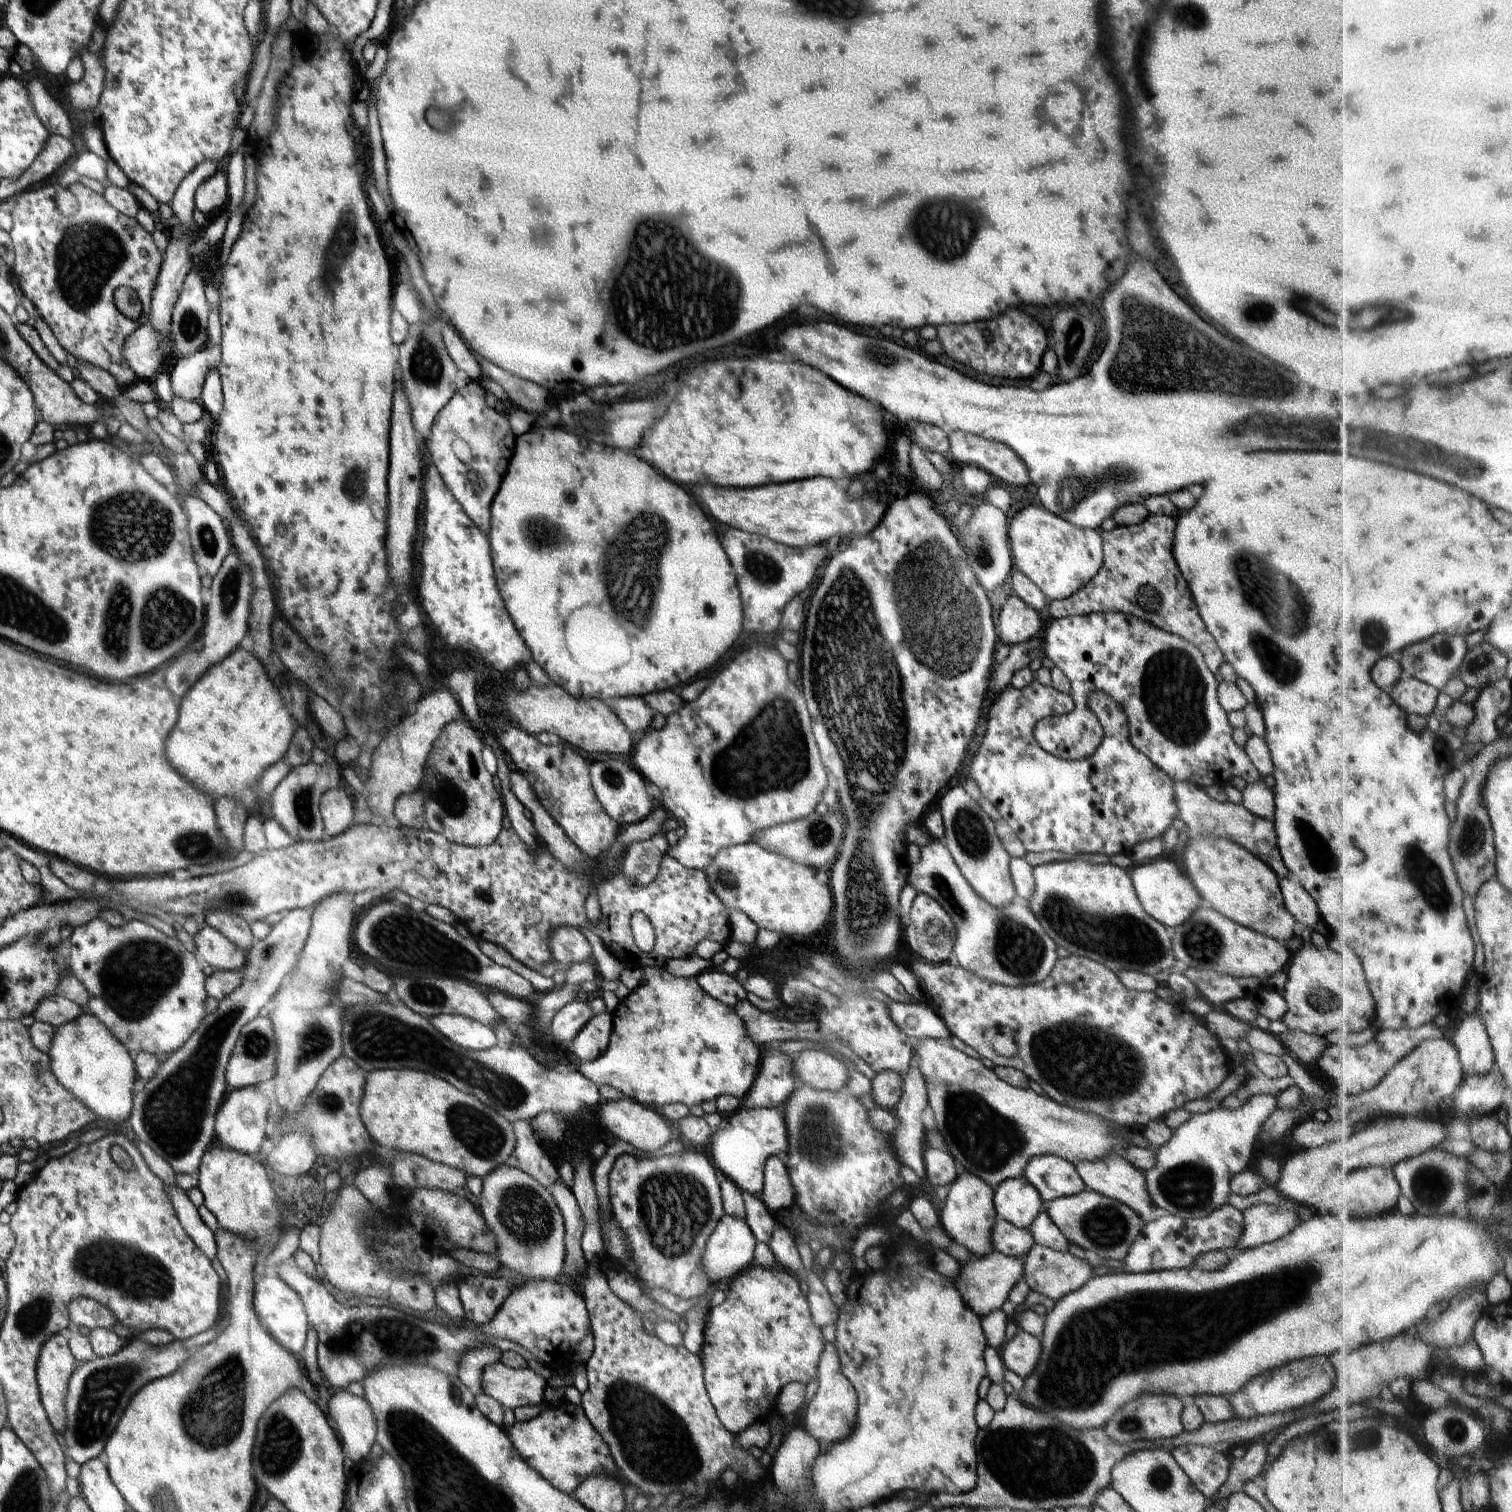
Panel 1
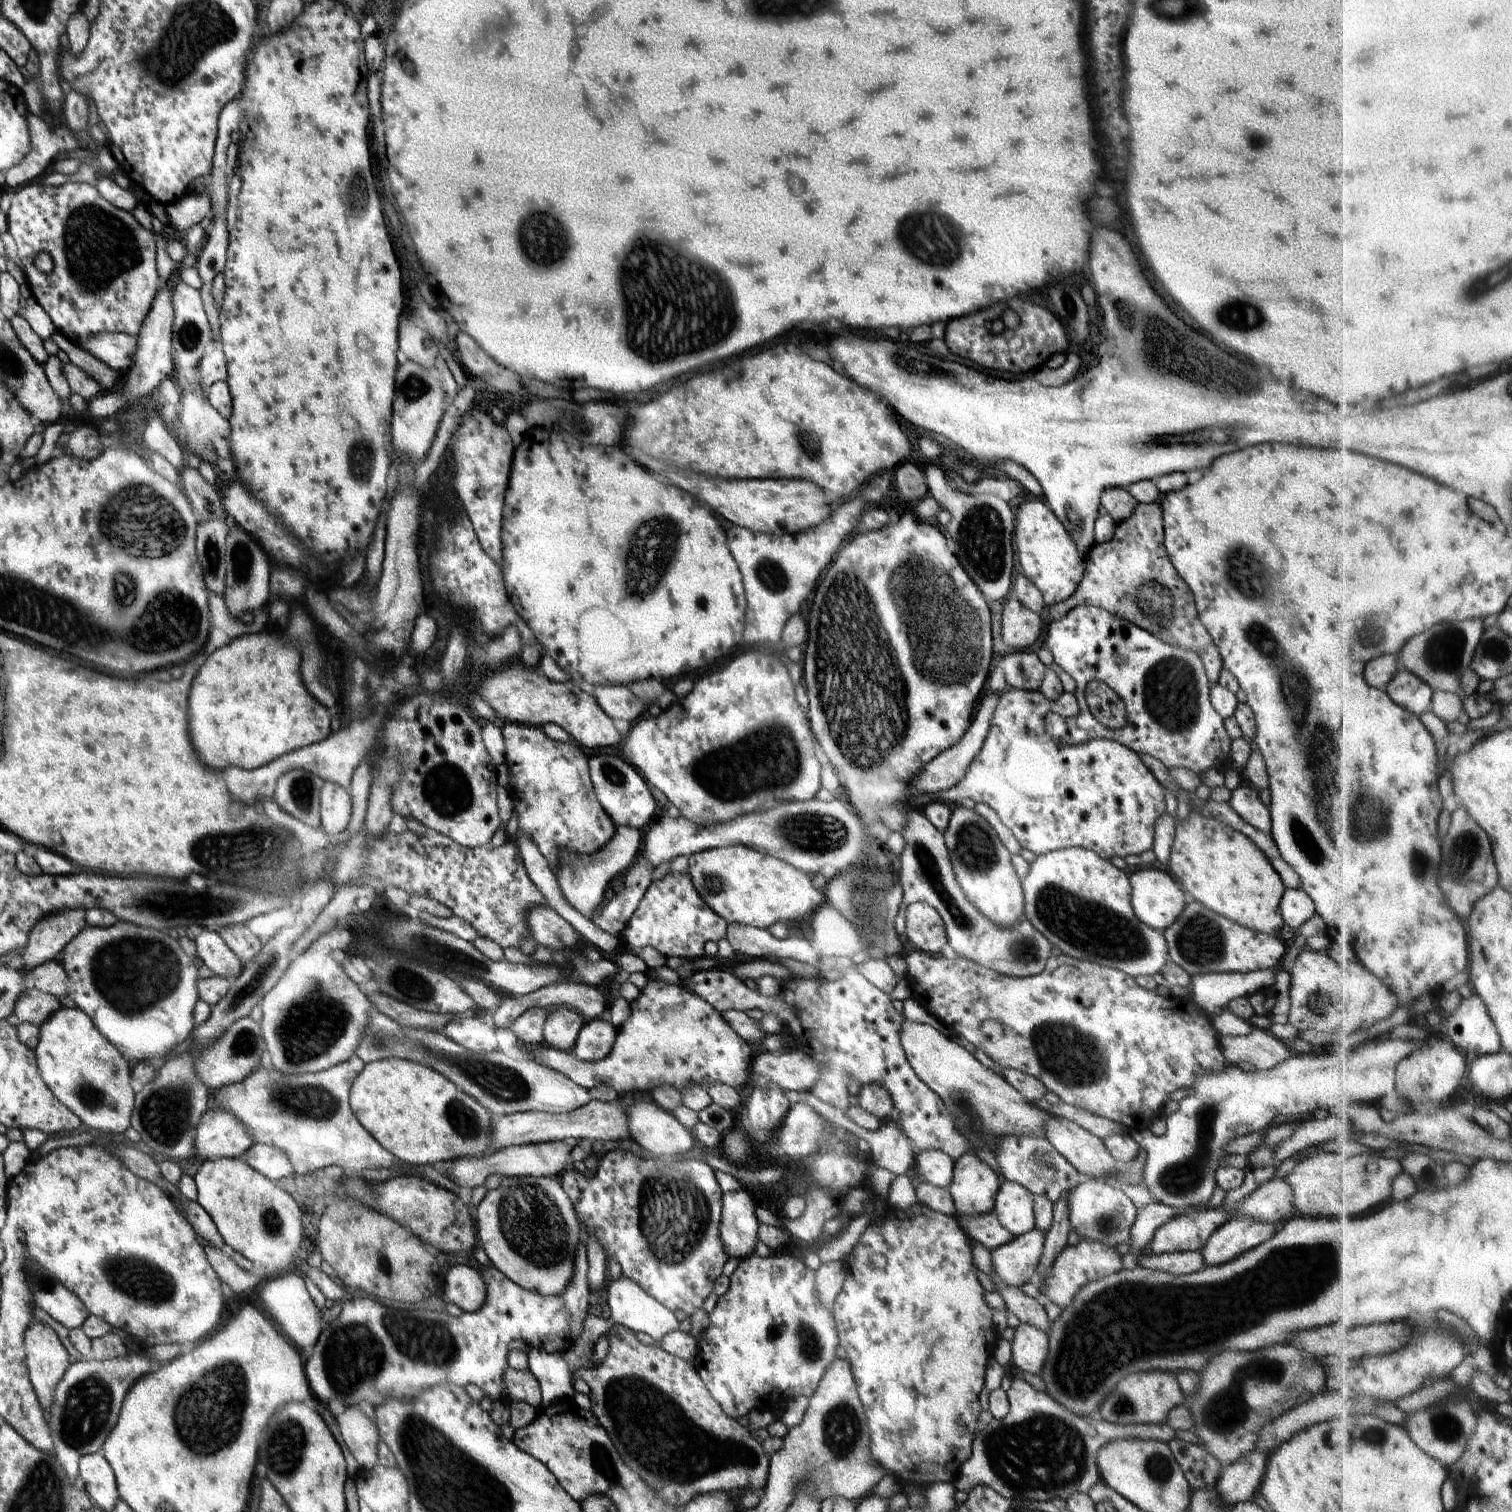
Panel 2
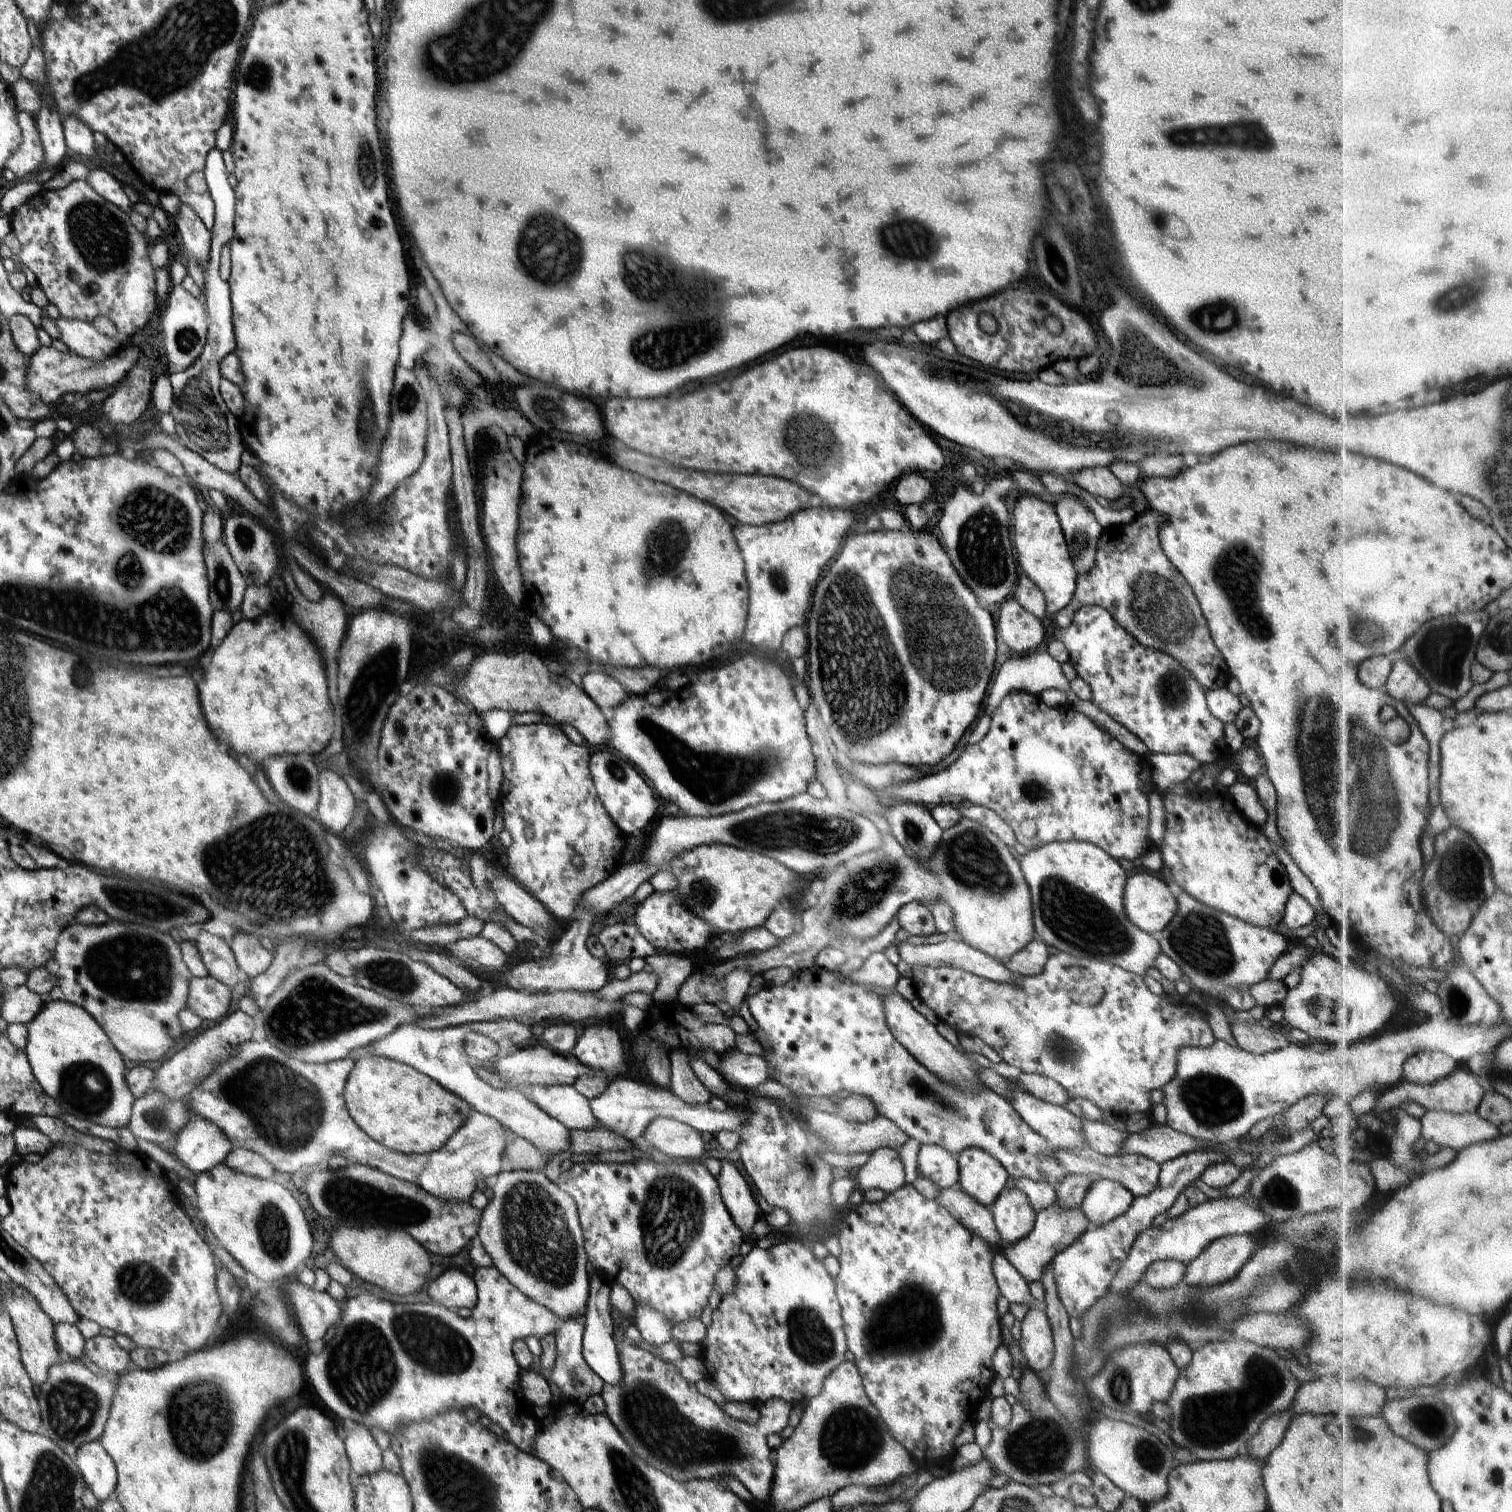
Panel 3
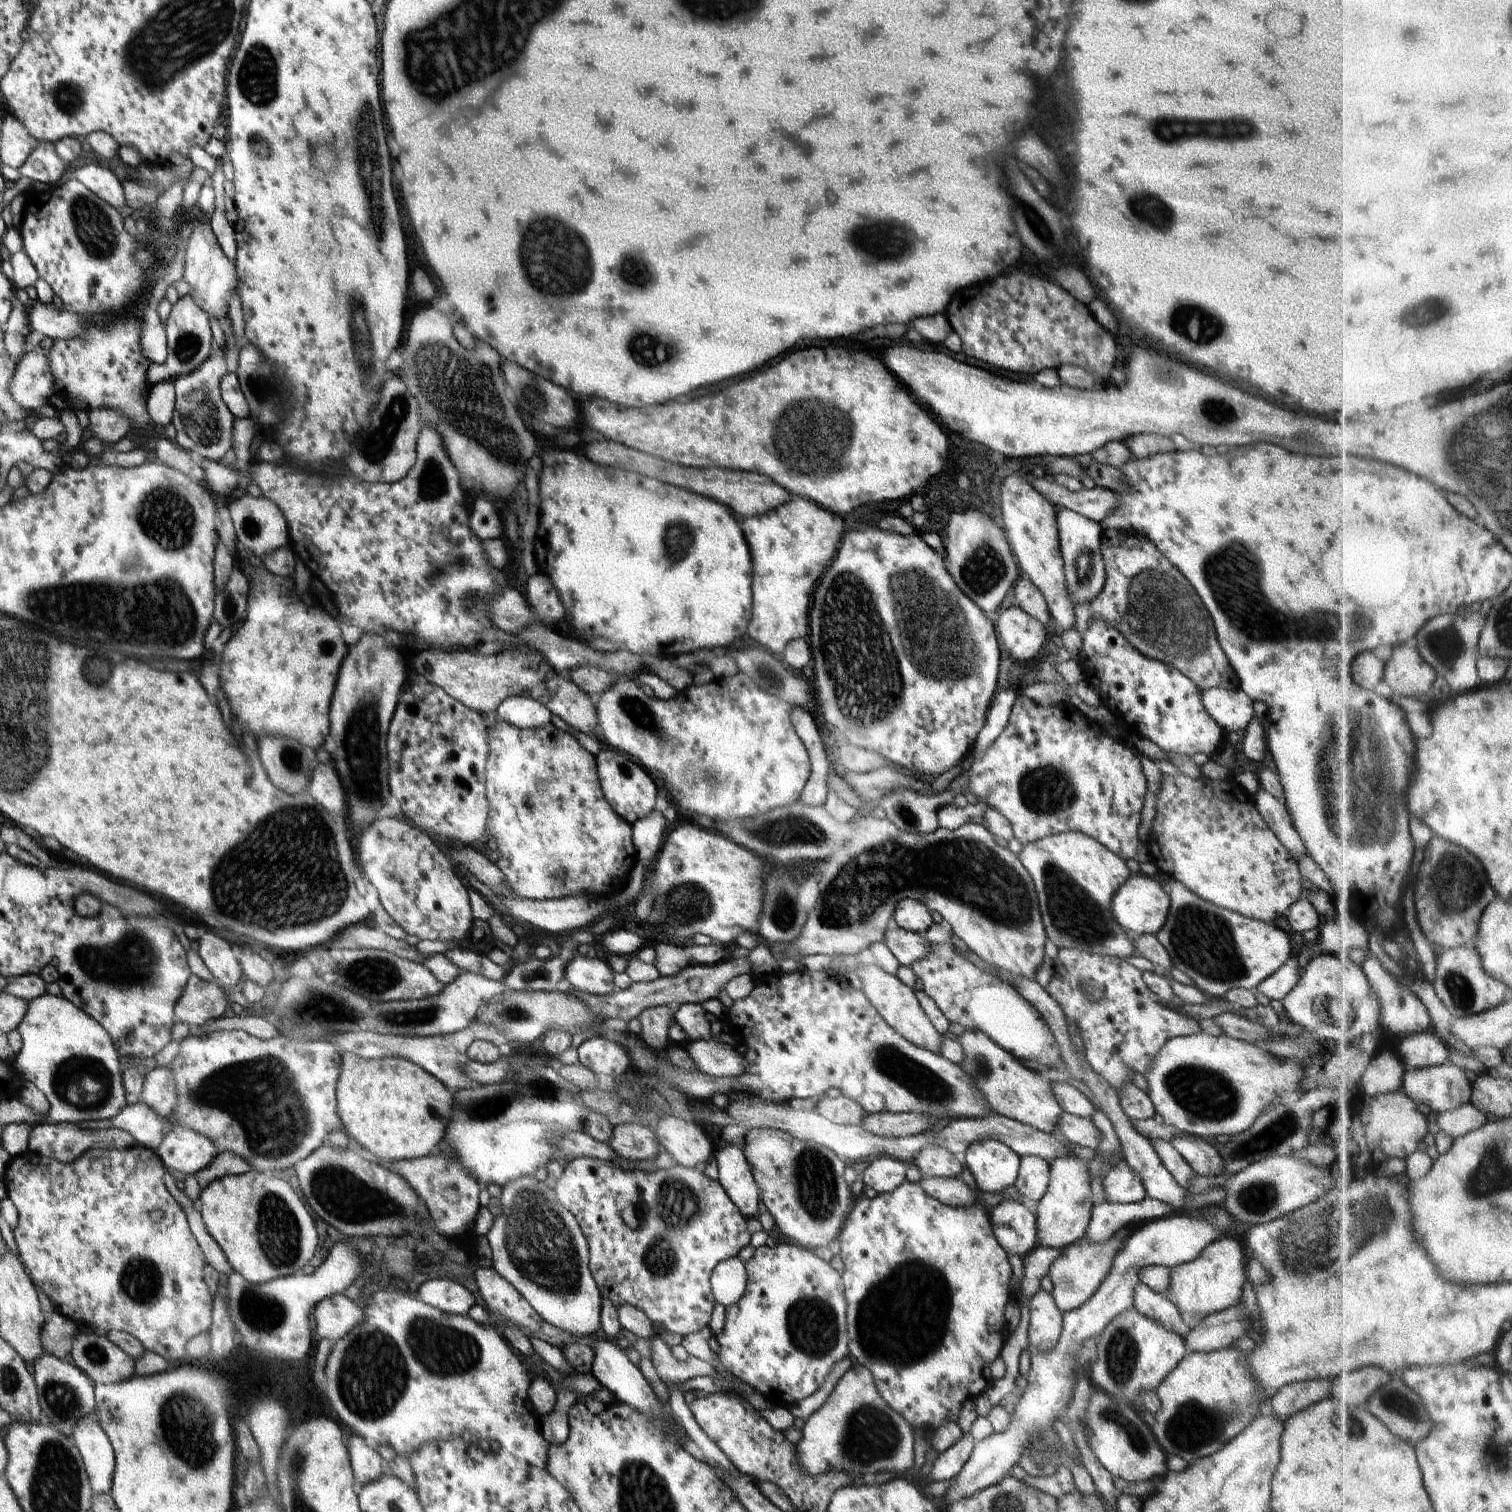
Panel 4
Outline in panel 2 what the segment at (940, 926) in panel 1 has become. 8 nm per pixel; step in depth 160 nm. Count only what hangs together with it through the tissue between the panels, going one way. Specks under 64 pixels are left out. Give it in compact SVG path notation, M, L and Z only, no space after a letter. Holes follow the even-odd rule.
M914 902L906 909L906 939L921 952L940 955L947 943L944 922L932 906L924 902Z

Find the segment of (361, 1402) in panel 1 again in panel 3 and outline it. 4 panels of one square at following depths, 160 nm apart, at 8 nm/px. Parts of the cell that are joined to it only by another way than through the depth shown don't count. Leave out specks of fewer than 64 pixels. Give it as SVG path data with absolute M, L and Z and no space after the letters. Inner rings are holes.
M343 1419L344 1444L351 1470L359 1477L377 1473L383 1468L382 1451L365 1426Z

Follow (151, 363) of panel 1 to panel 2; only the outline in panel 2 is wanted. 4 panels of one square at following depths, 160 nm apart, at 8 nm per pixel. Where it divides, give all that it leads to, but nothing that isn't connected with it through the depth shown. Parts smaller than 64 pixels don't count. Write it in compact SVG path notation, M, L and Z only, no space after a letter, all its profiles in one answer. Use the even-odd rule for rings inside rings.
M98 332L95 336L80 342L80 346L90 352L96 360L116 372L126 372L134 362L136 337L123 333Z

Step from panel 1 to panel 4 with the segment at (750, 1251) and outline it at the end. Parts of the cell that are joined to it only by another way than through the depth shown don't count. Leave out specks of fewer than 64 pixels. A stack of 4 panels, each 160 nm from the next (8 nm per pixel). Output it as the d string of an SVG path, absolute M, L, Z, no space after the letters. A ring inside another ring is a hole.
M727 1145L714 1152L712 1159L719 1172L717 1181L728 1198L747 1219L758 1217L761 1196L742 1149Z

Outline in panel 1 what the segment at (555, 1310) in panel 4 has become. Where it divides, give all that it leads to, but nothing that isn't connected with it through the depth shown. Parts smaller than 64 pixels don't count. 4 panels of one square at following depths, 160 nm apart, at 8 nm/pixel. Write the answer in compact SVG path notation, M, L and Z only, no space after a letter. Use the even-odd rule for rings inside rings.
M510 1165L499 1166L482 1180L480 1214L493 1232L497 1244L497 1252L492 1256L500 1261L502 1267L518 1272L522 1279L554 1280L558 1278L563 1272L565 1263L565 1226L560 1209L552 1198L552 1193L523 1170Z

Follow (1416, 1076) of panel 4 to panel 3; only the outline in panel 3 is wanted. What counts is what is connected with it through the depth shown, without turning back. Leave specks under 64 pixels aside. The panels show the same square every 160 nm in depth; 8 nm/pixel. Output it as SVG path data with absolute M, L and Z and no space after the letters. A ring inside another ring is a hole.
M1464 1066L1447 1079L1441 1080L1433 1085L1417 1085L1405 1080L1398 1087L1392 1087L1380 1094L1377 1104L1377 1110L1373 1115L1378 1117L1381 1111L1392 1111L1393 1108L1403 1107L1406 1102L1417 1102L1427 1110L1434 1109L1439 1111L1452 1111L1455 1113L1473 1113L1479 1112L1480 1105L1487 1096L1487 1091L1482 1088L1476 1076L1468 1072Z

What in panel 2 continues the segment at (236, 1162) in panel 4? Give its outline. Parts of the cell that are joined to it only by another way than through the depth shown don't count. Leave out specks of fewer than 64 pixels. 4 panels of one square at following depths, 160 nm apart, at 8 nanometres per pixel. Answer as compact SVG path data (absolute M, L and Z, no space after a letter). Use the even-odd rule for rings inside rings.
M252 1144L242 1156L240 1160L244 1164L248 1164L252 1170L260 1172L260 1175L266 1176L269 1180L277 1182L286 1176L295 1174L288 1156L284 1152L280 1152L274 1146L264 1144Z

